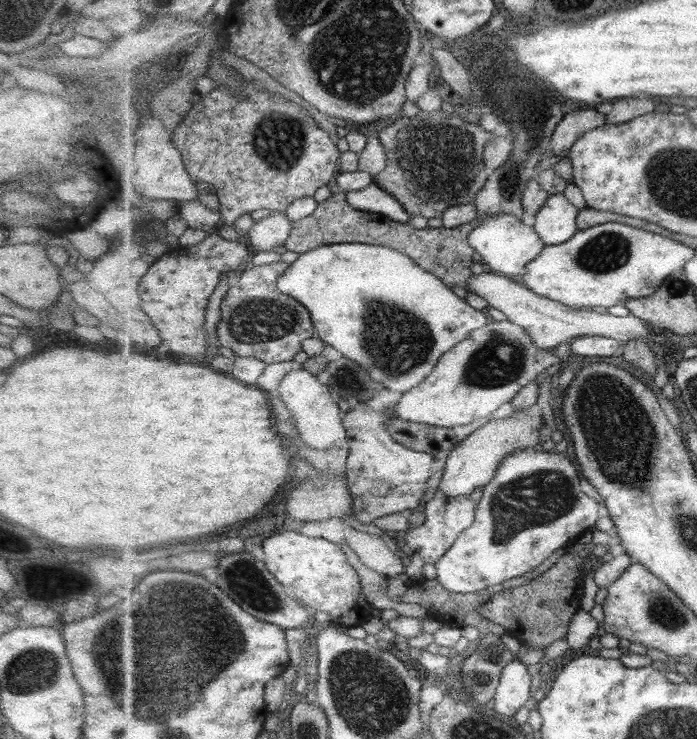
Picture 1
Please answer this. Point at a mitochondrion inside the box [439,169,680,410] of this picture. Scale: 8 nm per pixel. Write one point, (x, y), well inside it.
(498, 362)

